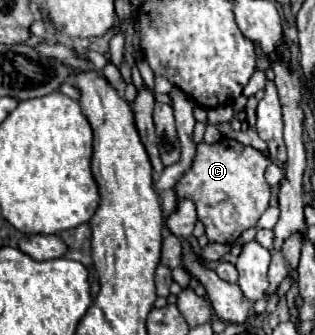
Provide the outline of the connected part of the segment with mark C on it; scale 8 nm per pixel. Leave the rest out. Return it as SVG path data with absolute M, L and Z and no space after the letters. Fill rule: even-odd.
M221 138L217 144L201 142L197 146L197 156L193 158L189 172L177 182L175 192L179 198L189 198L197 206L197 216L205 226L209 242L229 244L243 230L257 226L271 198L271 188L263 176L269 164L269 156L231 138Z

